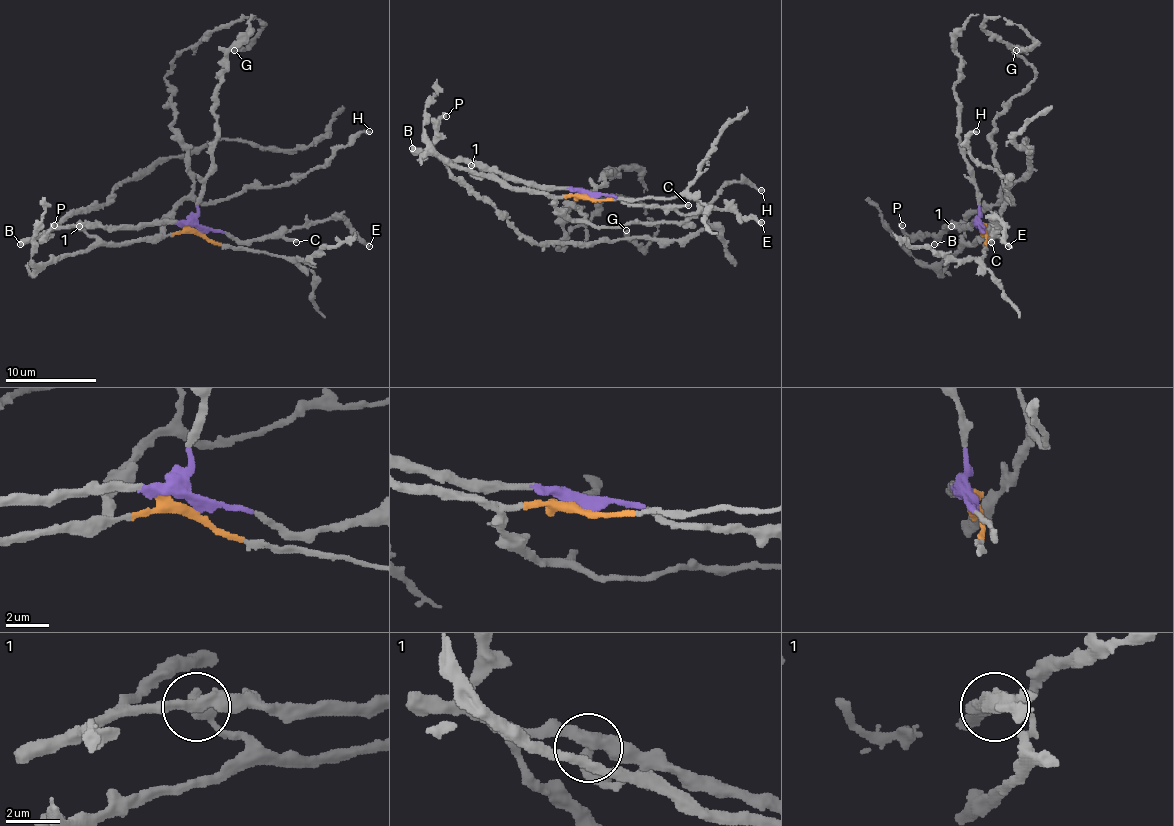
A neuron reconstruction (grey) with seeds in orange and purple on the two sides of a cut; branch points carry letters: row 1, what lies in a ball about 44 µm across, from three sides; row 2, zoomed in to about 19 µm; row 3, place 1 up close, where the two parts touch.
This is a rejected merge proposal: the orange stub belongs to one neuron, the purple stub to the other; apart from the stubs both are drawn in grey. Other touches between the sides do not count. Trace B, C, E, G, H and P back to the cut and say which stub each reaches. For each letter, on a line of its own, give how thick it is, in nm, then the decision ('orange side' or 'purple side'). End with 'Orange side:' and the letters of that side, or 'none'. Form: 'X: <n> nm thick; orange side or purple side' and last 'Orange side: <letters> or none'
B: 550 nm thick; purple side
C: 240 nm thick; purple side
E: 320 nm thick; purple side
G: 400 nm thick; orange side
H: 200 nm thick; orange side
P: 320 nm thick; purple side
Orange side: G, H

